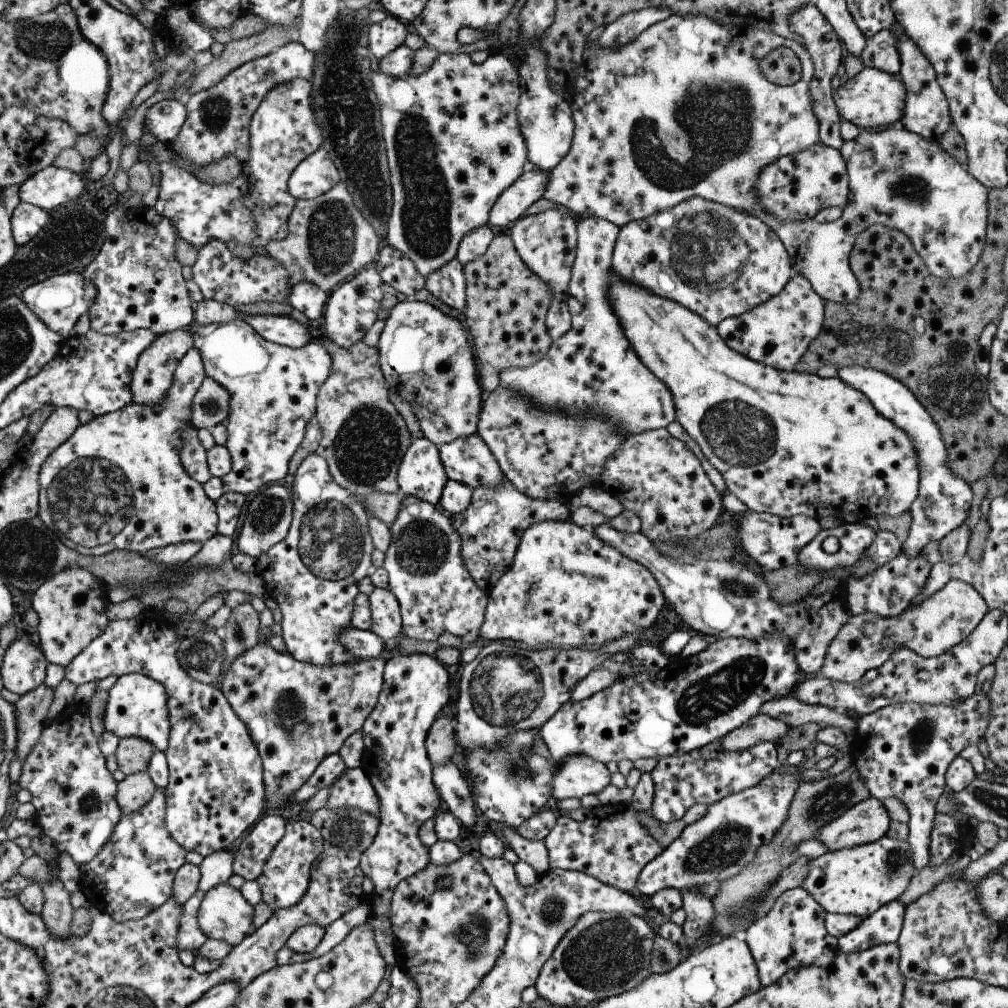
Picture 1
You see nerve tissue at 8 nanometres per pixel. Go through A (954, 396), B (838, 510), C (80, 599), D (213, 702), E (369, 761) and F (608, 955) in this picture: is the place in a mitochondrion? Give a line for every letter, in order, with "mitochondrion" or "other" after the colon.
A: mitochondrion
B: other
C: other
D: other
E: other
F: mitochondrion

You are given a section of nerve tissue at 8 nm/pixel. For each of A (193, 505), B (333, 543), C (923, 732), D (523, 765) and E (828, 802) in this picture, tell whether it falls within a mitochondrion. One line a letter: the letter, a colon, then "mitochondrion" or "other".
A: other
B: mitochondrion
C: mitochondrion
D: mitochondrion
E: mitochondrion

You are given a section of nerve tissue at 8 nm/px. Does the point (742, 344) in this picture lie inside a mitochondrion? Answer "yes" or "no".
no

